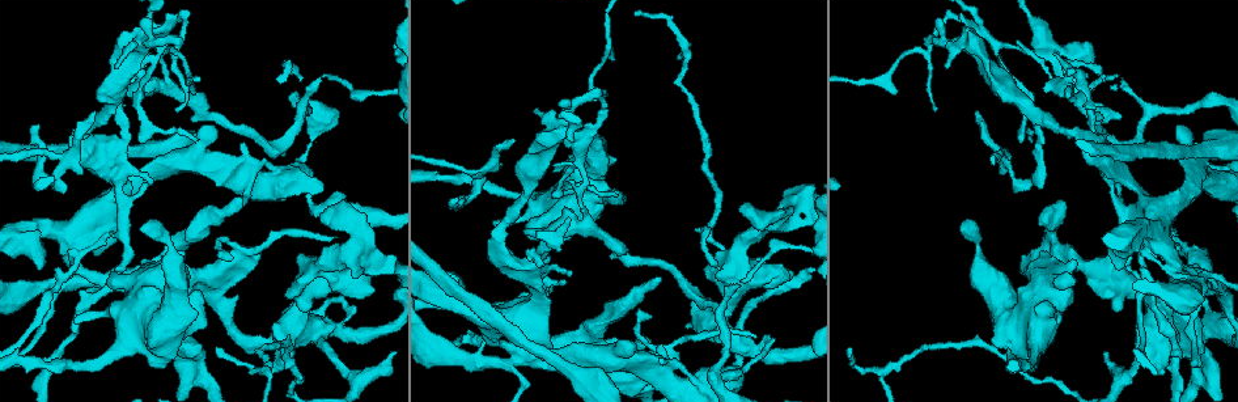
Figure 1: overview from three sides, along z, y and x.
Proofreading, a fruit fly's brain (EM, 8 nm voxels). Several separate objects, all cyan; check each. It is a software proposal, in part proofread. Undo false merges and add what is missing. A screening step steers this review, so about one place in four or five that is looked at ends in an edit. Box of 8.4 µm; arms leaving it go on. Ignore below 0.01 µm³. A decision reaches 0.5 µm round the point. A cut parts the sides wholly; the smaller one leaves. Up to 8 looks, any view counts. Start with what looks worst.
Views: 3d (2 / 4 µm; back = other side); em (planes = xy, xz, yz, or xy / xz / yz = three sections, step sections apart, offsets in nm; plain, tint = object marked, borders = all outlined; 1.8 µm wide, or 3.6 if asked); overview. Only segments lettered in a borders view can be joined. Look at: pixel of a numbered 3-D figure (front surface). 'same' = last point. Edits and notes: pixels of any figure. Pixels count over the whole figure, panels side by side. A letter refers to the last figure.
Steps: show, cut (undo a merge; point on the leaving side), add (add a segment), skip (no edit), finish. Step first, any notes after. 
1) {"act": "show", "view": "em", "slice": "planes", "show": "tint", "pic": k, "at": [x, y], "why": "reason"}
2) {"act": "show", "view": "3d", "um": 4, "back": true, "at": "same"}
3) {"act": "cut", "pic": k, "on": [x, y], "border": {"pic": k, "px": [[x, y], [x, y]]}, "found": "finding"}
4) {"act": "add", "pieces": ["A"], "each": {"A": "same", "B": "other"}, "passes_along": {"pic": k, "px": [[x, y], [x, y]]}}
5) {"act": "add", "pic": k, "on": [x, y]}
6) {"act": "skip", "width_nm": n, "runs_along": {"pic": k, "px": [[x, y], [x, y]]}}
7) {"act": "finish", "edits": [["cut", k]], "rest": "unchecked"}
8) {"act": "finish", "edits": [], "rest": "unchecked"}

{"act": "show", "view": "3d", "um": 4, "pic": 1, "at": [968, 29], "why": "four or more arms meet"}

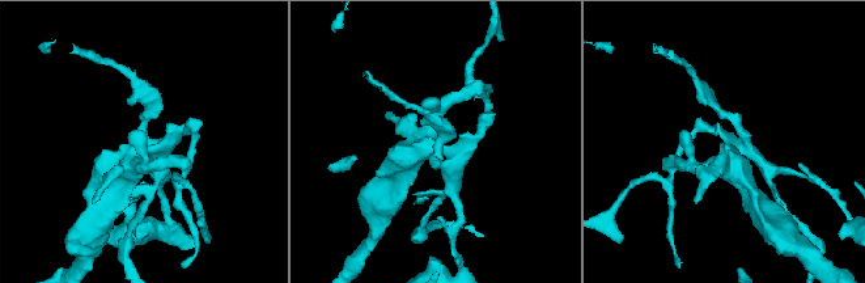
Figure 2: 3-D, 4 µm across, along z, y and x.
{"act": "show", "view": "em", "slice": "planes", "show": "borders", "pic": 2, "at": [735, 149]}

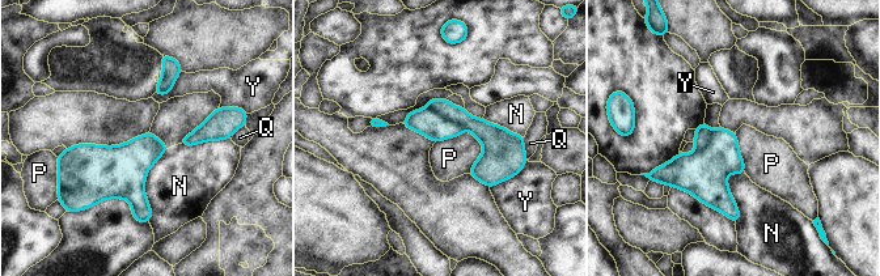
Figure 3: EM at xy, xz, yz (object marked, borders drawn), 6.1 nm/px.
{"act": "cut", "pic": 3, "on": [482, 130], "width_nm": 220, "each": {"N": "other", "P": "other", "Q": "other", "Y": "other"}, "border": {"pic": 3, "px": [[426, 107], [457, 122], [464, 130]]}, "found": "a second neuron is stuck on"}

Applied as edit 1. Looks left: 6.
{"act": "show", "view": "em", "slice": "yz", "step": 8, "show": "borders", "pic": 1, "at": [76, 322], "why": "branch stops here"}

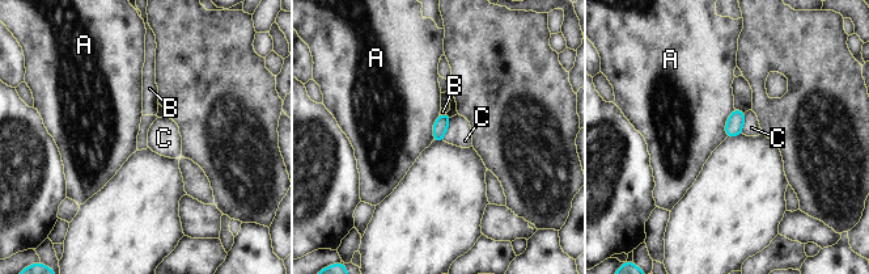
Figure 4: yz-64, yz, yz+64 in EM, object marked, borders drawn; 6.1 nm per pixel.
{"act": "show", "view": "em", "slice": "xz", "step": 4, "show": "borders", "at": "same", "why": "another direction"}

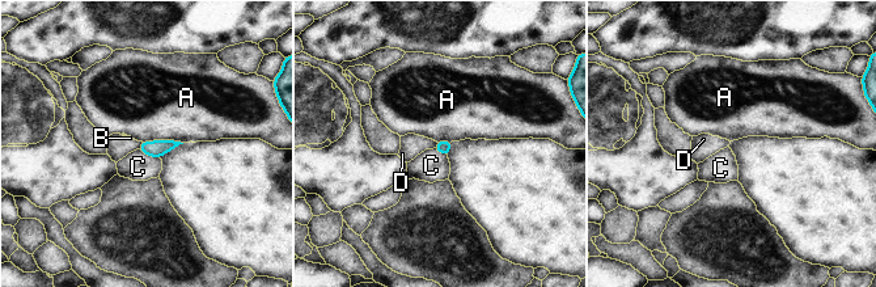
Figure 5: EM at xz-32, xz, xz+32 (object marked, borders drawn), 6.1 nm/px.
{"act": "skip", "each": {"A": "other", "B": "other", "C": "other", "D": "other"}, "border": {"pic": 5, "px": [[139, 148], [146, 153], [159, 157]]}, "found": "none of them fits"}

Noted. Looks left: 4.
{"act": "finish", "edits": [["cut", 3]], "rest": "unchecked"}

